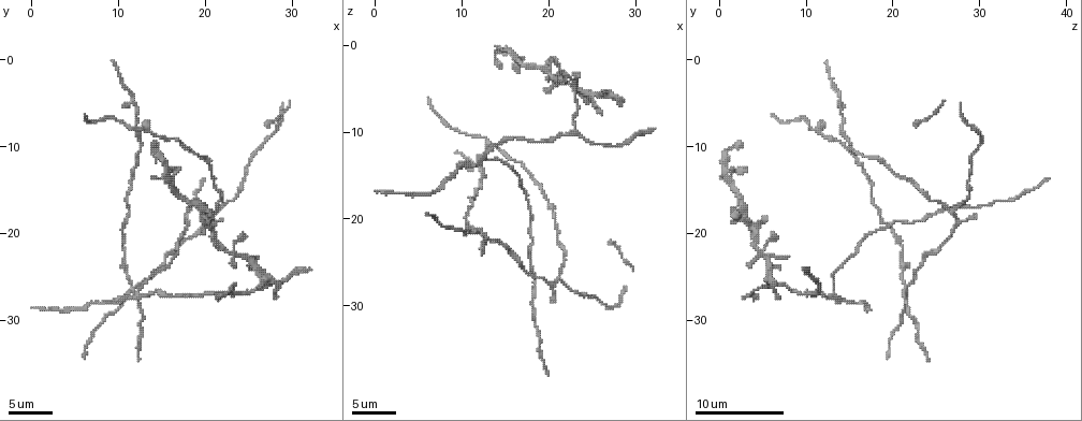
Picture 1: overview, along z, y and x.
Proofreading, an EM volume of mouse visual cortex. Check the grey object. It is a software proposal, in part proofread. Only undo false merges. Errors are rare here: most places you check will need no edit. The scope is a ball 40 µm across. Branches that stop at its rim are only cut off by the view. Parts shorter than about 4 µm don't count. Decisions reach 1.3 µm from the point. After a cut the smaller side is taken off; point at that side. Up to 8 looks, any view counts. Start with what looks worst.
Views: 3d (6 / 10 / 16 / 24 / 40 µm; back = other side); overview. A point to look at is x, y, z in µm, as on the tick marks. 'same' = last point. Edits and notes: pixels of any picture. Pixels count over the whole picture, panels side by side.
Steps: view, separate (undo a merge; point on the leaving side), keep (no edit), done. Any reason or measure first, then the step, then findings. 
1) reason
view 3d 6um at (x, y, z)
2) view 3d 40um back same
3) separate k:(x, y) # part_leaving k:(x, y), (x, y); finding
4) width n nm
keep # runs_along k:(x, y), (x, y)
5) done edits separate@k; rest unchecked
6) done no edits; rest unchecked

four or more arms meet
view 3d 10um at (11.6, 26.6, 21.4)

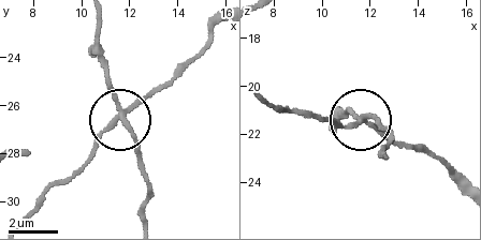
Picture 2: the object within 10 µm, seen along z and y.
width 200 nm
separate 2:(137, 146) # a second neuron is stuck on

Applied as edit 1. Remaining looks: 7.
three arms meet
view 3d 10um at (21.4, 17.4, 26.6)

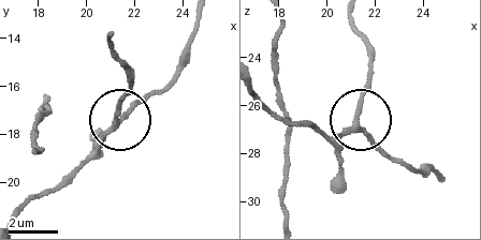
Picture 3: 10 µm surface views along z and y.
width 190 nm
keep # runs_along 3:(280, 18), (289, 173), (336, 184), (354, 121), (392, 158); one neuron here

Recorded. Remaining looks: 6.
three-way junction
view 3d 16um at (11.8, 27.4, 13.4)

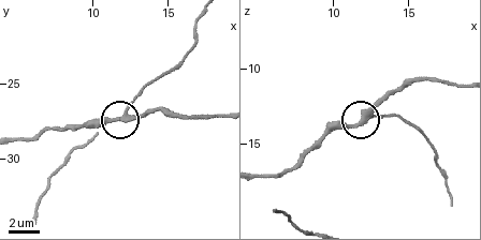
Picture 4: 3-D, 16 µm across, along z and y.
other side
view 3d 16um back at (12.0, 27.2, 13.0)

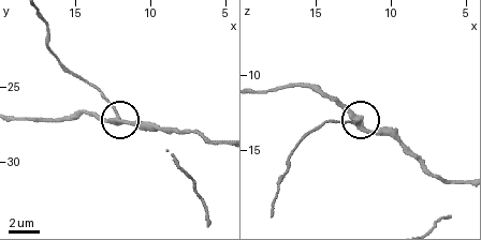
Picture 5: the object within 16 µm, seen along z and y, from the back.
width 300 nm
keep # runs_along 5:(40, 17), (50, 51), (104, 98), (118, 119), (157, 124); all the same neuron

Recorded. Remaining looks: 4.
three-way junction
view 3d 16um at (22.8, 27.0, 9.8)

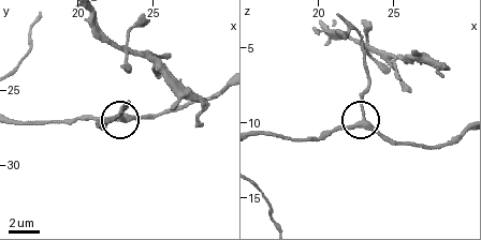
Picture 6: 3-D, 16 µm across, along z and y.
view 3d 16um back at (22.8, 27.0, 9.8)

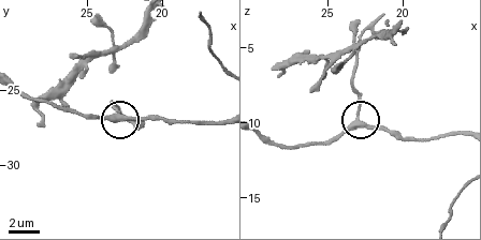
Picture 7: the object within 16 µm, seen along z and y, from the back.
arms 3
keep # runs_along 7:(461, 133), (399, 139), (356, 120), (331, 143); one neuron here

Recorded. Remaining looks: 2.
done edits separate@2; rest unchecked

